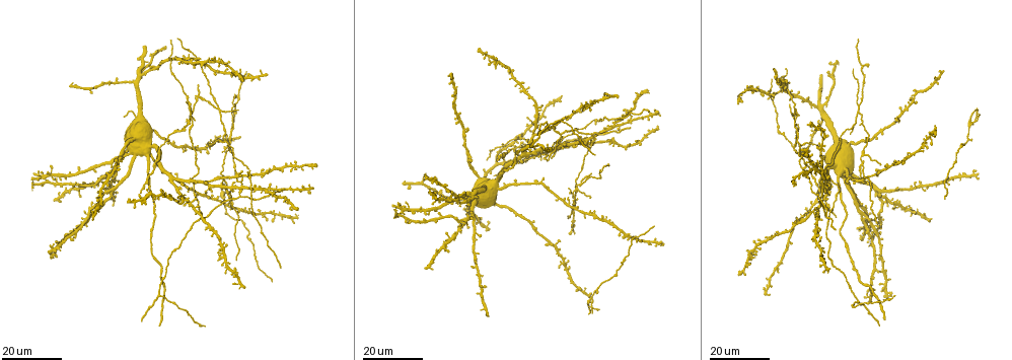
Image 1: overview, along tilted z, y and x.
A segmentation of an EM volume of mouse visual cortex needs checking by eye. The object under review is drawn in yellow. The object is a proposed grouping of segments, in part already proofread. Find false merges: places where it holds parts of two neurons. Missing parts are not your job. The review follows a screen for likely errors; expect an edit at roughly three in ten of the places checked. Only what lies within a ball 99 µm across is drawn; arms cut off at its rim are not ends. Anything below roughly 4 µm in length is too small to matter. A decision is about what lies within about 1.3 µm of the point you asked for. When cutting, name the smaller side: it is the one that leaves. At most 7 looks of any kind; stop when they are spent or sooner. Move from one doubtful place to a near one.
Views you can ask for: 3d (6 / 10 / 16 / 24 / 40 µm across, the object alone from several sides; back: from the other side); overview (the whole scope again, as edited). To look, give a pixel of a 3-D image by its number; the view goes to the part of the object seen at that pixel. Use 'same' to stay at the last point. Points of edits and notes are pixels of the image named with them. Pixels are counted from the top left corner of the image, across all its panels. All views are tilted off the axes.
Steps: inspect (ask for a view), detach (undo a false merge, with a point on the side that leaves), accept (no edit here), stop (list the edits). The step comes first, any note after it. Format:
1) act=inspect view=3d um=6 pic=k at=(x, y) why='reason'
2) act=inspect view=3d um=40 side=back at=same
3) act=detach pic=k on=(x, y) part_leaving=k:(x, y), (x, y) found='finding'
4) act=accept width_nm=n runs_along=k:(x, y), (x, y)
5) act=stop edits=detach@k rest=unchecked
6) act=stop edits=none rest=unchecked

act=inspect view=3d um=24 pic=1 at=(264, 215) why='four-way junction'

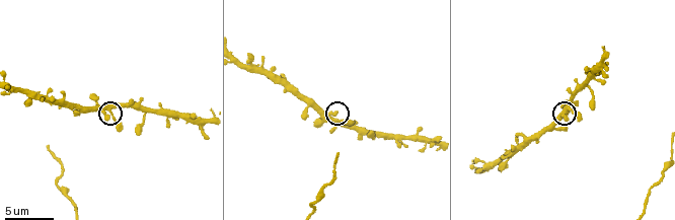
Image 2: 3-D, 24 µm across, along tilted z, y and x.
act=inspect view=3d um=6 pic=2 at=(109, 109) why='closer look'

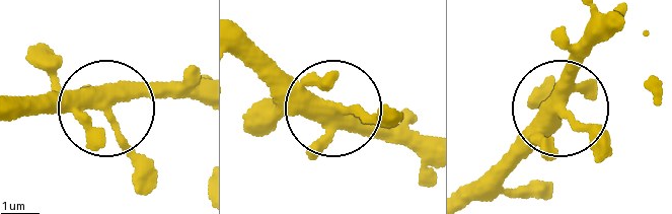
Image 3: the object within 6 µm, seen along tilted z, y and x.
act=accept arms=4 runs_along=3:(242, 29), (330, 103), (405, 126) found='one neuron here'

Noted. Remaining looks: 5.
act=inspect view=3d um=16 pic=1 at=(969, 127) why='a fork'

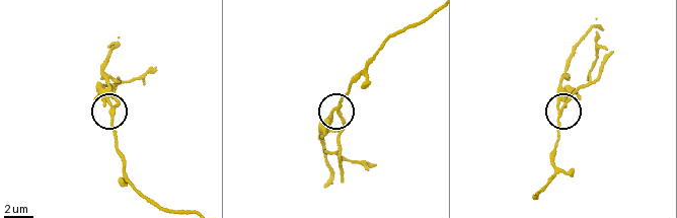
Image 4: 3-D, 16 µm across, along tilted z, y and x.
act=inspect view=3d um=6 pic=4 at=(338, 114)

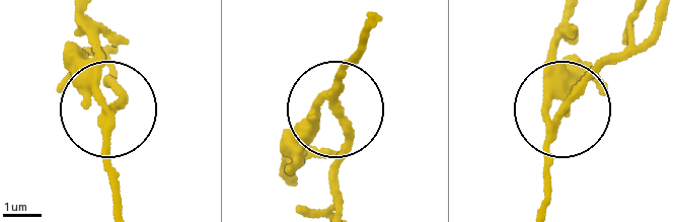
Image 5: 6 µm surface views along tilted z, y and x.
act=inspect view=3d um=6 side=back pic=5 at=(337, 110) why='other side'

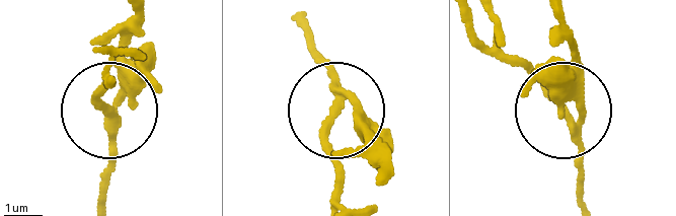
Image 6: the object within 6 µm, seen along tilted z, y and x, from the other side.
act=detach pic=6 on=(97, 94) arms=3 part_leaving=6:(569, 131), (566, 106), (508, 53), (491, 17) found='two neurons meet here'

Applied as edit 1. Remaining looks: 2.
act=stop edits=detach@6 rest=unchecked

